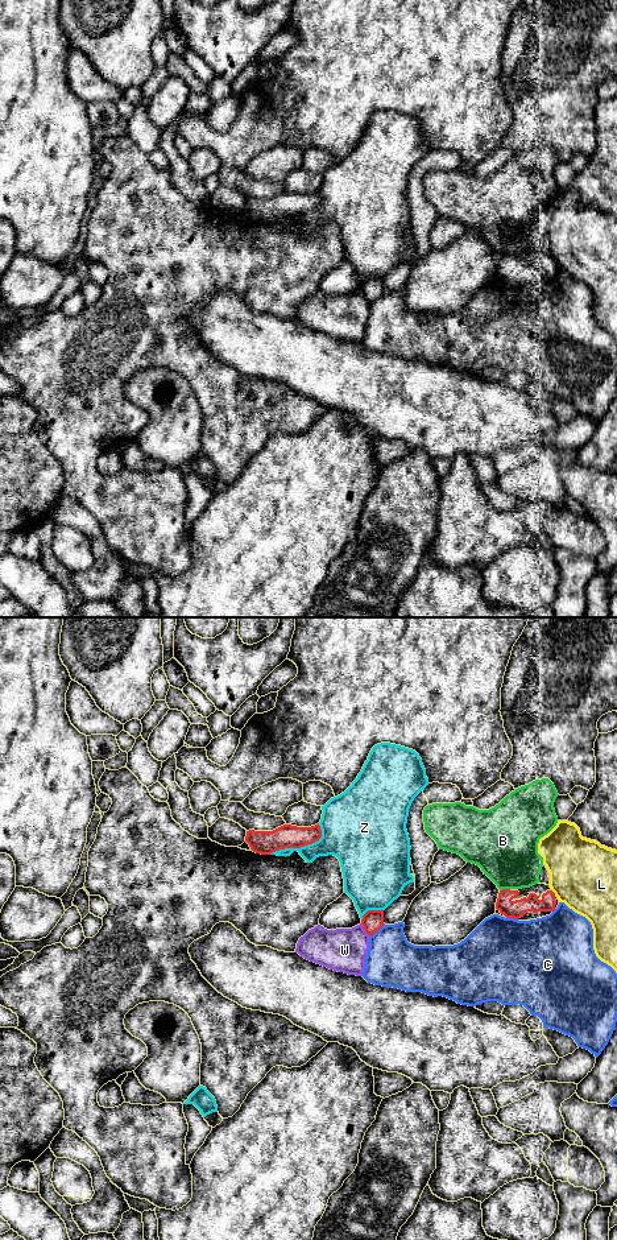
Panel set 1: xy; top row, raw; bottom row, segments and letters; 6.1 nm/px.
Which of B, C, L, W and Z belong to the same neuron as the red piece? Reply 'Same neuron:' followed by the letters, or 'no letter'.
Same neuron: no letter

